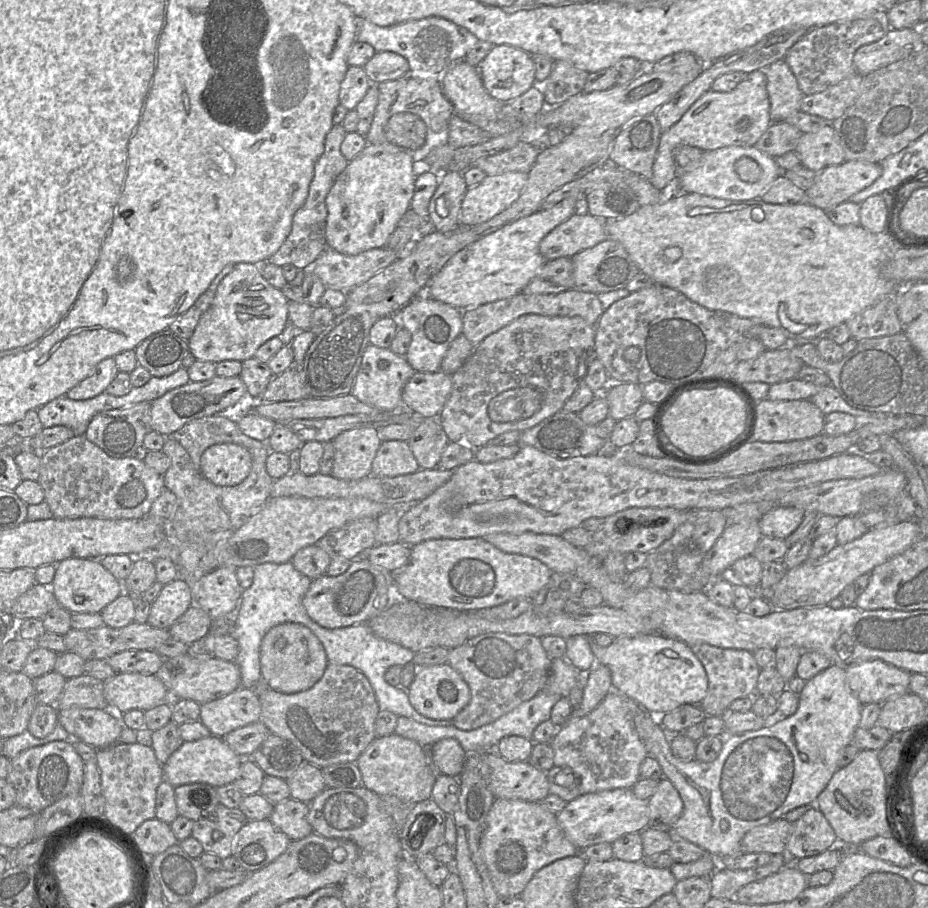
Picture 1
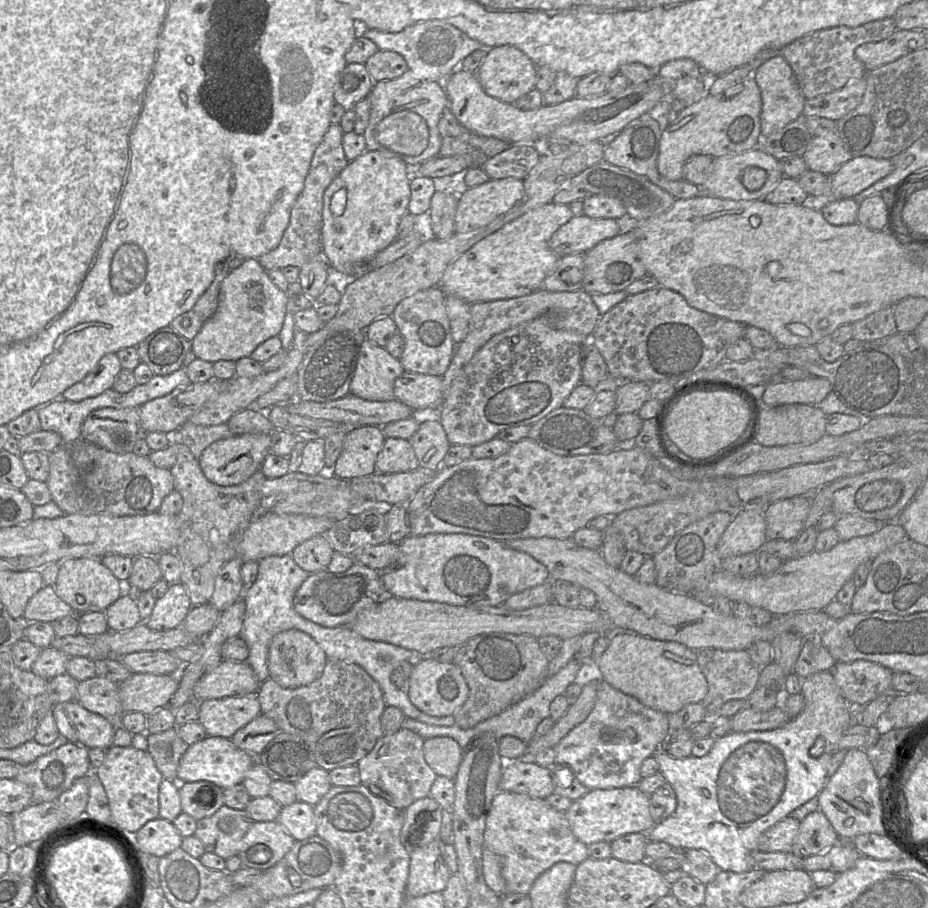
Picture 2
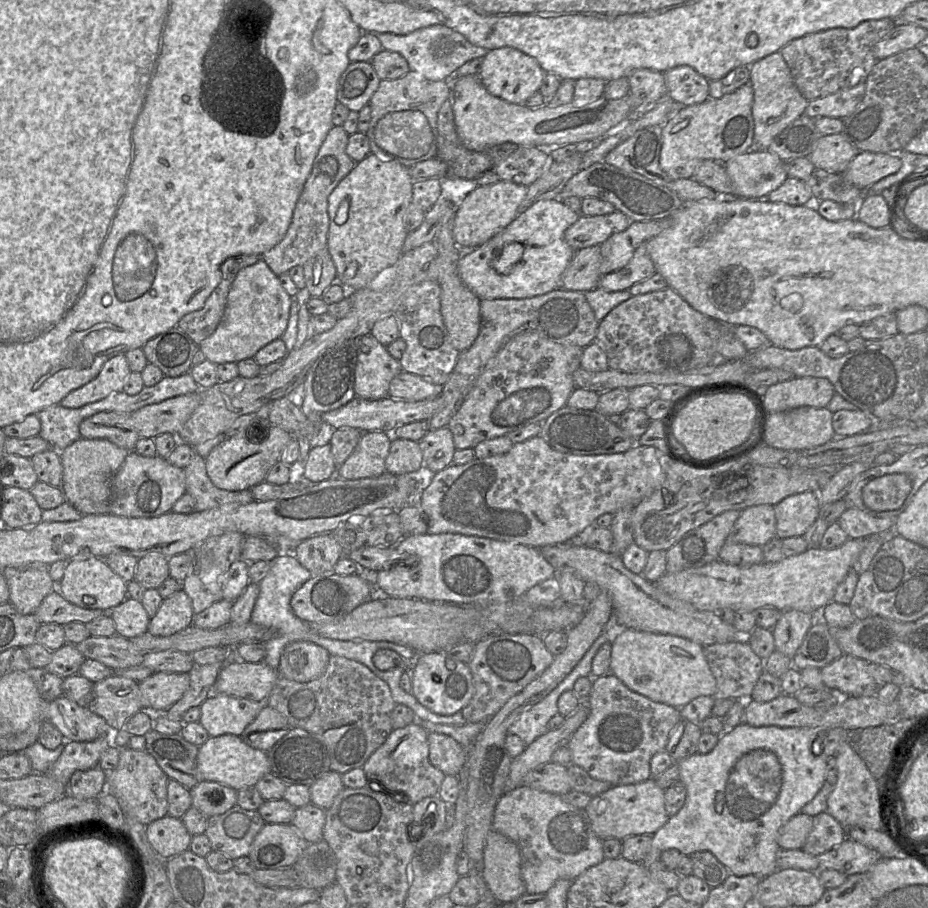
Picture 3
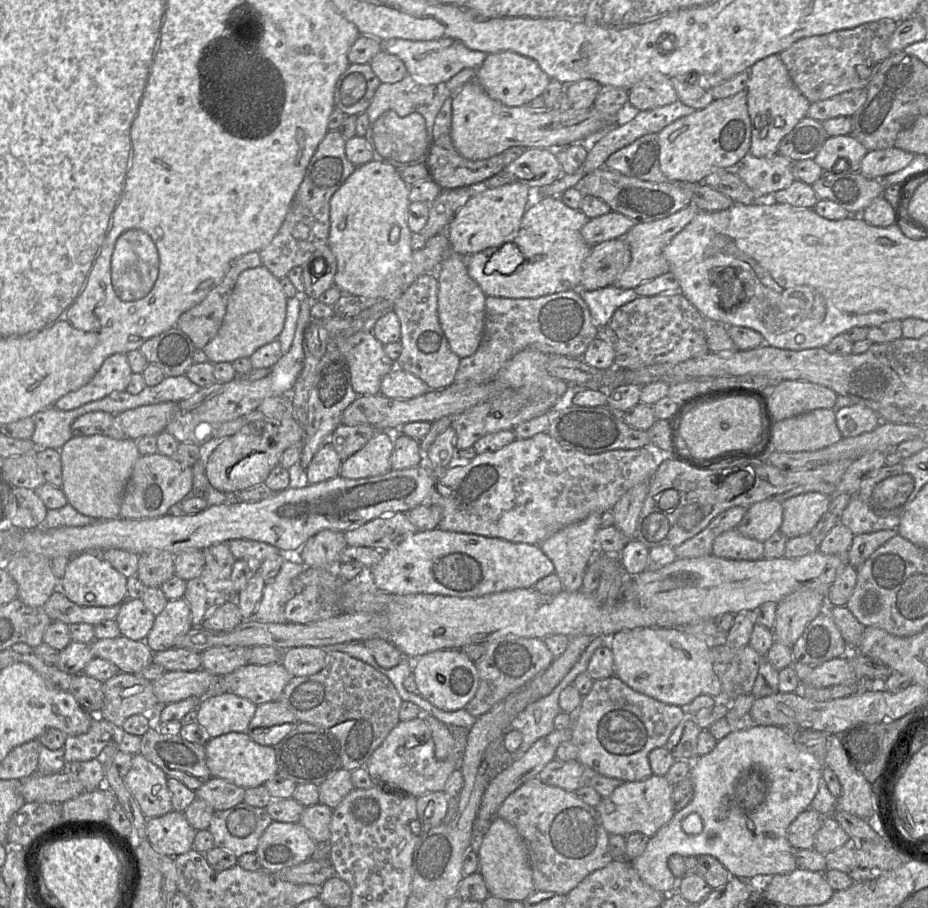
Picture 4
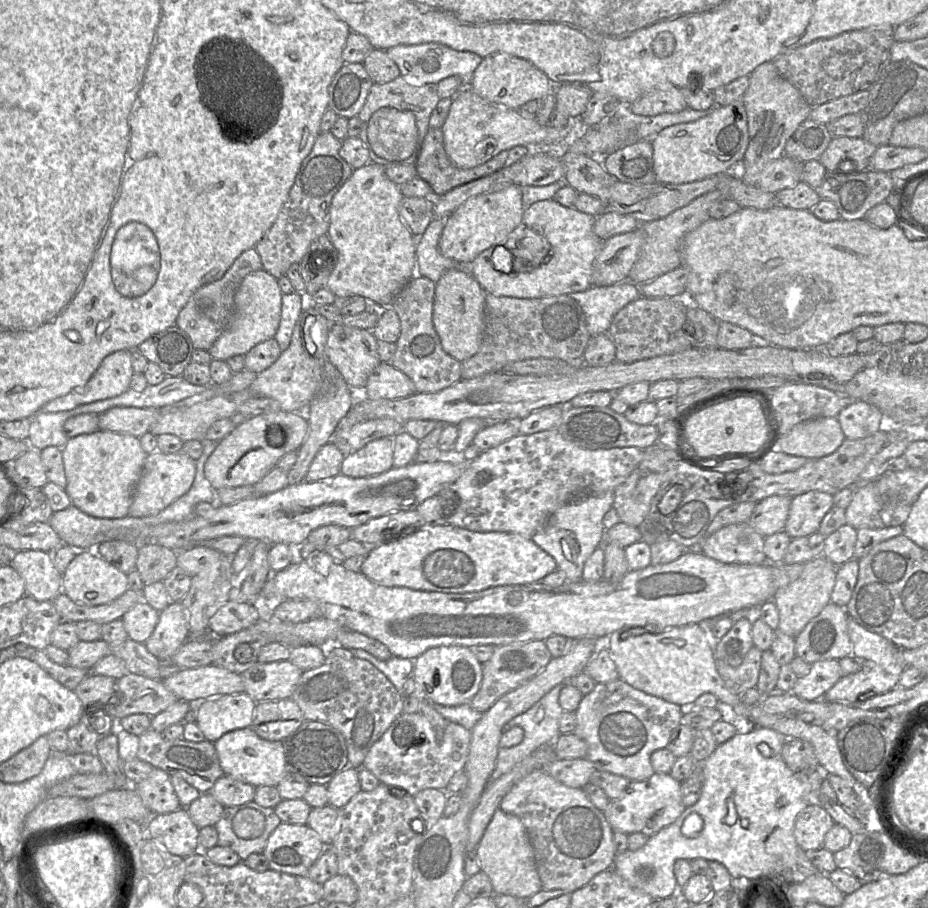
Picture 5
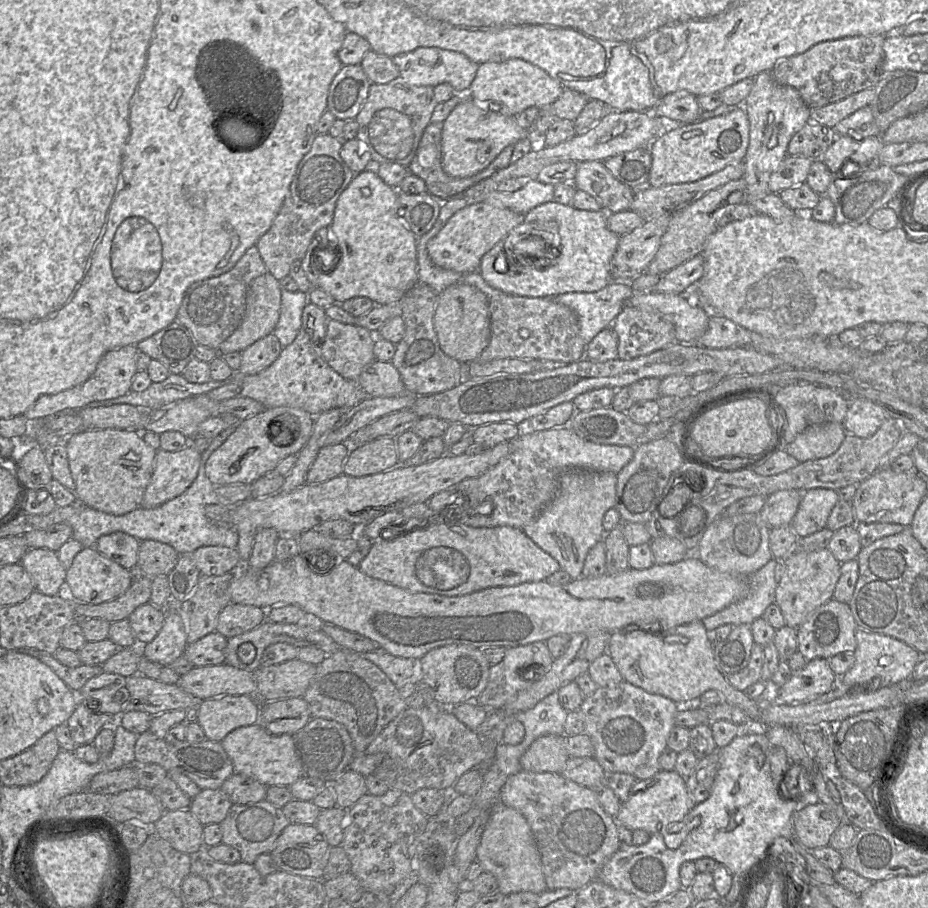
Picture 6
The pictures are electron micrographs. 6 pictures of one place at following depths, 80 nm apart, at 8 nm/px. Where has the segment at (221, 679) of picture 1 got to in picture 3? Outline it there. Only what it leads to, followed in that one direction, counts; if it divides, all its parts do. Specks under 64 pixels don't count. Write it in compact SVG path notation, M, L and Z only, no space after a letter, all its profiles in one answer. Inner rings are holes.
M235 659L221 668L213 694L227 694L265 703L279 677L278 669L273 669L265 662Z

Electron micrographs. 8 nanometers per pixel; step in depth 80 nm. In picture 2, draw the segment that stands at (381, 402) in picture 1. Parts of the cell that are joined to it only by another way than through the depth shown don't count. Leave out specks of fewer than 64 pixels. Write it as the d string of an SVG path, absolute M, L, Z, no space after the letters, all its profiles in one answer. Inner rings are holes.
M366 338L361 344L350 393L369 401L393 400L394 382L404 372L399 359Z

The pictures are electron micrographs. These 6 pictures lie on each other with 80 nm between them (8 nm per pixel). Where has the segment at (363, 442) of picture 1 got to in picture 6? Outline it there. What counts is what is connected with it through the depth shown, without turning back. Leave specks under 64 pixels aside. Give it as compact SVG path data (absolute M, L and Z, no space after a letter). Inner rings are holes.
M383 437L354 447L345 460L343 473L369 476L394 468L398 462L396 438Z

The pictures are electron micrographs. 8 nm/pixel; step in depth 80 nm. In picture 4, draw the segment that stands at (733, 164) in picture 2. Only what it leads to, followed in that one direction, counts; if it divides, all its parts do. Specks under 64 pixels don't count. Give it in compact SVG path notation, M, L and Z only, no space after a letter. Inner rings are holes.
M777 153L762 158L747 154L733 170L761 200L765 200L792 184L795 180L793 164L794 161Z

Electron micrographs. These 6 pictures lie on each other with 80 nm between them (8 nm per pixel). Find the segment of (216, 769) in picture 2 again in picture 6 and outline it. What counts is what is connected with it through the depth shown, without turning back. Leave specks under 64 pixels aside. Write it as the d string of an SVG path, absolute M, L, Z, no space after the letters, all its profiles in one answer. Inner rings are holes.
M256 723L232 730L220 743L233 764L234 773L251 777L266 786L289 787L303 775L290 734L272 735Z

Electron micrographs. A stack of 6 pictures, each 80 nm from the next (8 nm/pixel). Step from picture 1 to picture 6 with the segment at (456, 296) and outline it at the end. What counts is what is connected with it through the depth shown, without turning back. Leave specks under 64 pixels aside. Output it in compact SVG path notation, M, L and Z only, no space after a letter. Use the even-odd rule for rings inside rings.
M555 201L536 206L524 216L524 221L535 230L551 234L553 252L550 259L536 258L521 265L511 253L506 256L509 270L498 272L495 260L504 250L501 241L482 257L478 271L491 287L521 297L553 298L564 293L599 291L612 281L611 262L621 237L608 229L607 218L608 213L604 210L579 210Z

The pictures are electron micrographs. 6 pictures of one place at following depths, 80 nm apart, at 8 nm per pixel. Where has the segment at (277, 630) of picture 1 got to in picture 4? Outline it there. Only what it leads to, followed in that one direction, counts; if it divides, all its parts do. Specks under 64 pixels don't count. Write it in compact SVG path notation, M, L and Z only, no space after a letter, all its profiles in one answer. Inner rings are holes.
M314 646L292 647L283 652L280 662L293 677L310 676L325 667L327 652Z

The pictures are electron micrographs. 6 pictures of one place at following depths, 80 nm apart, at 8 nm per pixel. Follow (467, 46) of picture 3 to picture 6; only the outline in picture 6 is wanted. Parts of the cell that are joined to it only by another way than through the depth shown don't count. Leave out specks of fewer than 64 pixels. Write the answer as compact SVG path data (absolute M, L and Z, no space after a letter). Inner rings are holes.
M419 47L391 58L399 69L399 76L408 83L422 86L449 83L456 91L456 94L469 93L470 86L480 65L463 53L438 47Z

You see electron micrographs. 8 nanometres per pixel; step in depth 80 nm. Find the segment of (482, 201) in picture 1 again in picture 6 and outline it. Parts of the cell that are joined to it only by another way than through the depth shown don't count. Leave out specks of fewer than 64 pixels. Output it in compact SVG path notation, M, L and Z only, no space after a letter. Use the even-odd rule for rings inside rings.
M476 202L455 213L427 244L432 262L444 269L460 273L479 270L482 257L523 221L524 216L508 208Z

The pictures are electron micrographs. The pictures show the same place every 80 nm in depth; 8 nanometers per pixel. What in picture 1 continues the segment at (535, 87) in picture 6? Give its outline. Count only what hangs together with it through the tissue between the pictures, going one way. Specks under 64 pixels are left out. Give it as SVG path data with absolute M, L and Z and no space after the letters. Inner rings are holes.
M494 45L477 67L485 89L500 102L509 102L536 84L532 56L512 45Z

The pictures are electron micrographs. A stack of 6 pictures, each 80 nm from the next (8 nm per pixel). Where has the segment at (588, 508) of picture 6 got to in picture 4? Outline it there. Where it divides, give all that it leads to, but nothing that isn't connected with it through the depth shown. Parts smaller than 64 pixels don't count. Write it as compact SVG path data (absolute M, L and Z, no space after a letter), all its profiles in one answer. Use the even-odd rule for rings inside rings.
M591 513L584 520L570 524L537 545L552 562L562 589L577 592L582 589L583 576L588 564L596 555L595 535L600 528L602 513Z

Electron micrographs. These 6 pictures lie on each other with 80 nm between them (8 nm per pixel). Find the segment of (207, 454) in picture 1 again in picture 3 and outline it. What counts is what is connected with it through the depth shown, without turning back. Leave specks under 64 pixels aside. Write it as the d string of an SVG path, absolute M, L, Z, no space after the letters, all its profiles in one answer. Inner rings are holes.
M259 420L245 432L226 437L210 451L205 458L207 475L220 489L229 491L250 489L265 480L266 474L280 461L283 449L292 438L289 432L270 424L268 420Z

